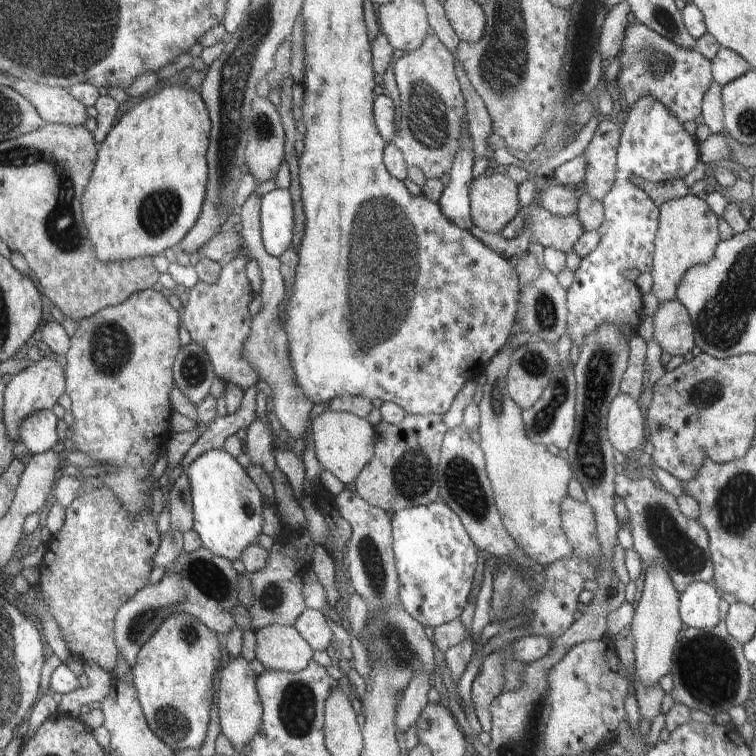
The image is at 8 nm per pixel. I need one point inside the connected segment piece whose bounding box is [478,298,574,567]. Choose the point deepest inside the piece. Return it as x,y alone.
528,482

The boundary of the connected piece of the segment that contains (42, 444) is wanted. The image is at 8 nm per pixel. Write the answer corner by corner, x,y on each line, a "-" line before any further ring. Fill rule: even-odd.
40,410
24,418
18,426
20,440
24,446
31,451
31,454
42,454
52,450
55,444
60,440
57,433
58,418
52,411

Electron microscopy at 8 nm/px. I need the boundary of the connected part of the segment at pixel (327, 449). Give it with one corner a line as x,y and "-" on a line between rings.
327,408
311,420
312,438
316,456
323,469
331,472
346,486
351,488
353,482
364,466
374,456
374,441
376,432
374,426
366,418
348,412
338,412

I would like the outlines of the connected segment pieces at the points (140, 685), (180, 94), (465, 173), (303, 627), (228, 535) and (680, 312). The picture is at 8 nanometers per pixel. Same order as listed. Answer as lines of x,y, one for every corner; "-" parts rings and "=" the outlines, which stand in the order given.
188,613
169,614
156,630
156,634
138,652
136,664
131,668
137,698
150,730
173,751
201,748
204,744
210,724
210,706
214,698
213,676
221,658
217,633
=
188,85
182,86
165,86
159,89
154,96
142,98
136,106
130,108
126,114
119,117
120,120
112,126
112,130
108,132
108,136
97,147
96,162
94,162
94,170
90,176
90,182
86,186
84,194
81,198
81,213
83,214
84,226
88,233
88,240
94,249
94,256
100,262
128,262
134,258
154,258
154,256
164,255
165,250
171,248
177,249
180,242
190,230
198,217
200,216
202,205
206,198
206,186
208,180
208,165
206,160
206,152
209,146
209,134
212,128
208,108
204,104
204,100
200,98
197,90
192,90
=
468,113
460,126
460,148
456,152
454,164
450,169
450,183
442,190
439,205
444,216
462,228
472,230
470,183
472,182
472,166
474,166
474,142
468,128
=
306,609
295,624
298,634
306,640
312,650
330,651
332,645
332,630
328,626
325,615
318,609
=
224,449
210,450
210,452
202,454
198,460
194,460
188,466
185,474
190,480
190,490
192,490
193,529
200,536
203,547
210,550
212,554
216,554
220,558
226,558
230,562
240,560
246,546
256,544
258,535
262,534
264,524
262,509
264,506
258,487
248,477
248,474
236,459
=
678,299
659,302
652,320
653,339
664,352
668,352
670,356
684,356
694,348
694,329
690,313

